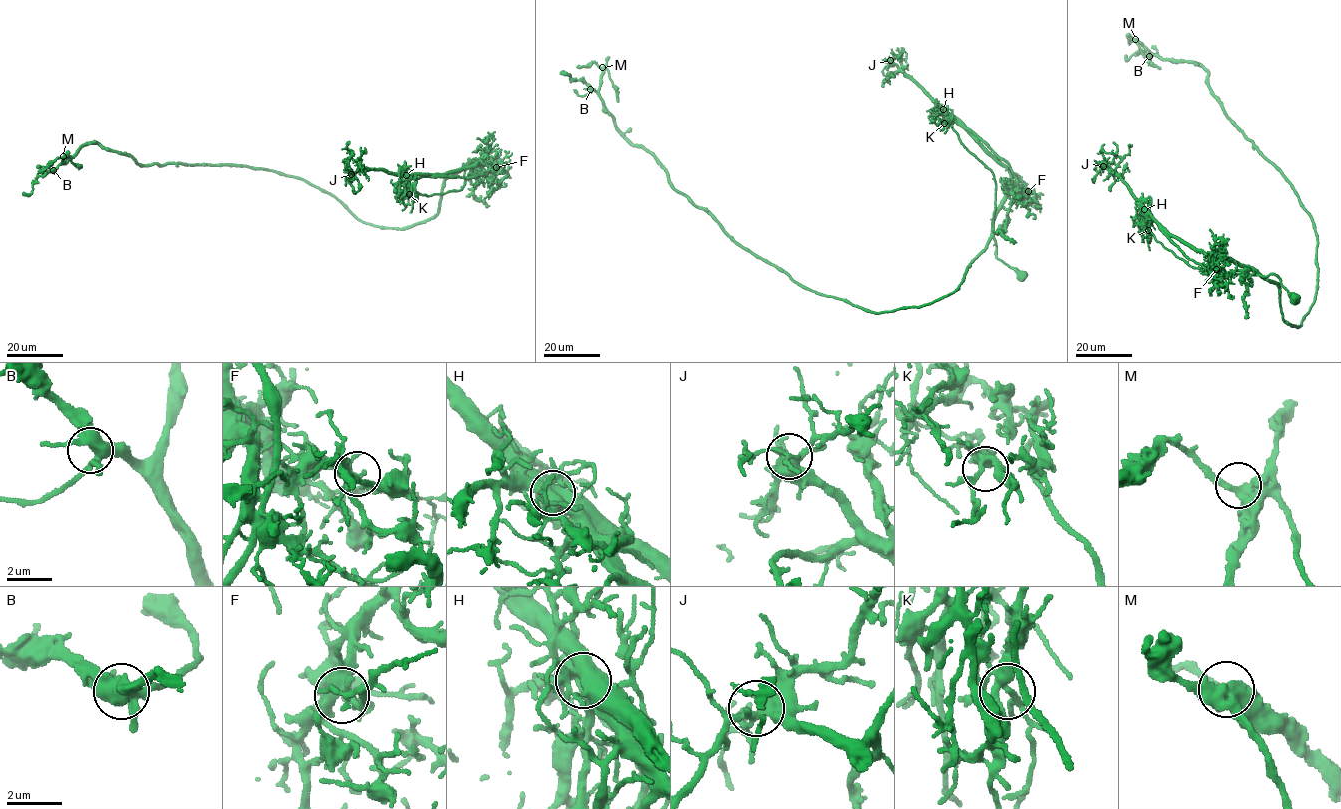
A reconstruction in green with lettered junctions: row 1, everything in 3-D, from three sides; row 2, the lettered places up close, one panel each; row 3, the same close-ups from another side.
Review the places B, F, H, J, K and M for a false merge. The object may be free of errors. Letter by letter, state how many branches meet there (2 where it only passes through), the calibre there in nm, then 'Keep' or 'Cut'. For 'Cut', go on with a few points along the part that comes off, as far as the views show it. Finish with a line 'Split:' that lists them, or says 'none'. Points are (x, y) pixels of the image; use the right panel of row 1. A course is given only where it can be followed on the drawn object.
B: Branches: 5. Thickness 500 nm. Keep
F: Branches: 5. Thickness 400 nm. Keep
H: Branches: 6. Thickness 600 nm. Cut. Course of the part to remove: (1144, 209), (1156, 241), (1191, 266), (1232, 274), (1274, 274), (1297, 300)
J: Branches: 4. Thickness 400 nm. Keep
K: Branches: 5. Thickness 320 nm. Keep
M: Branches: 2. Thickness 480 nm. Keep
Split: H

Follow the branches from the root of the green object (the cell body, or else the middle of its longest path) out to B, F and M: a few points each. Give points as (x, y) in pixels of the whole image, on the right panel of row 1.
B: (1294, 300), (1259, 275), (1300, 325), (1317, 238), (1297, 193), (1202, 67), (1149, 56)
F: (1294, 300), (1274, 274), (1257, 275), (1216, 255), (1220, 258), (1216, 269)
M: (1294, 300), (1259, 275), (1300, 325), (1317, 238), (1293, 187), (1202, 67), (1135, 39)

